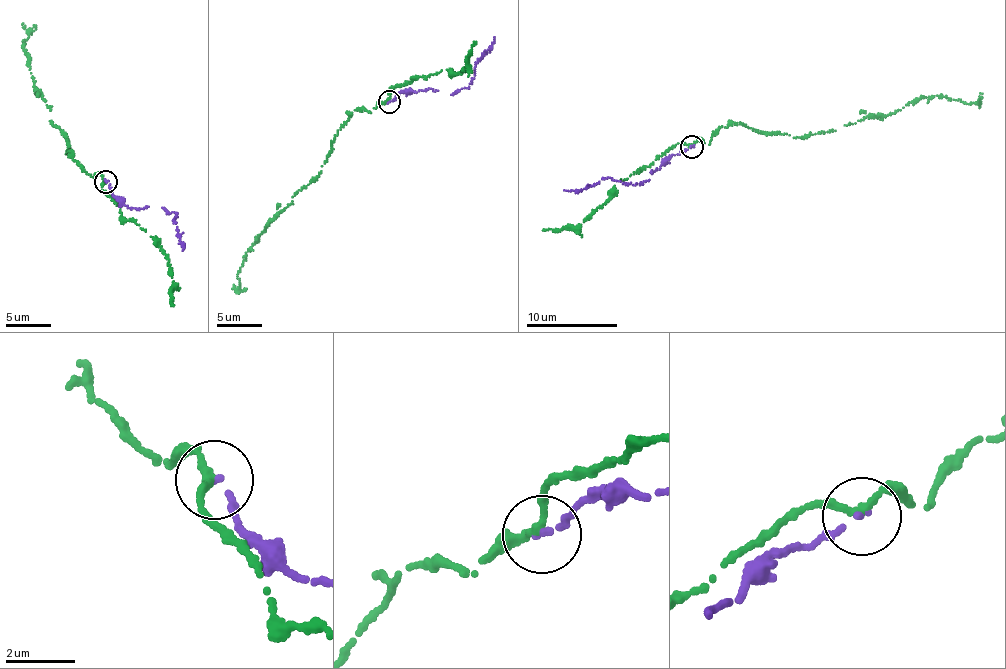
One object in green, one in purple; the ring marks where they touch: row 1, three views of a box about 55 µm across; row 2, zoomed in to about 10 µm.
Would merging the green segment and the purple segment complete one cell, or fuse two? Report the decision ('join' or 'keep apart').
keep apart

